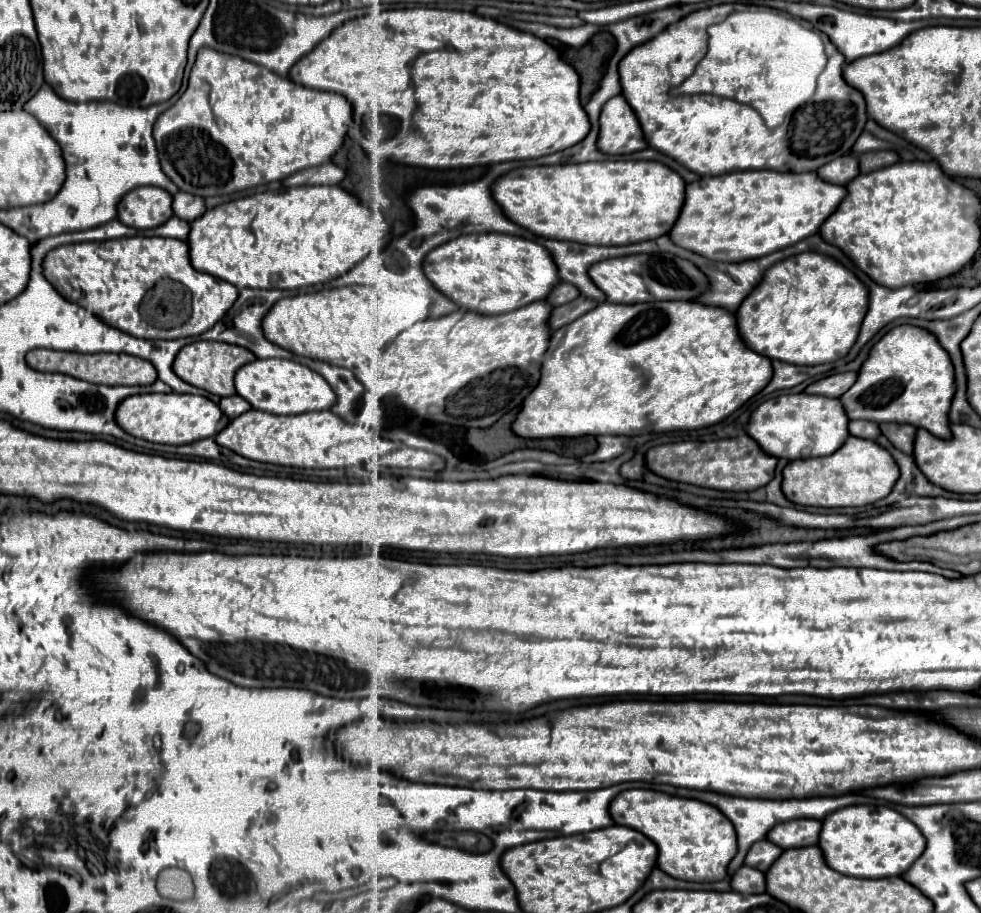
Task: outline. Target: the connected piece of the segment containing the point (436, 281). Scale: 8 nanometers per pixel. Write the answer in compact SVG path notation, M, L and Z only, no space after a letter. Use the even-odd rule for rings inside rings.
M469 234L449 240L427 254L423 274L455 304L479 314L505 314L535 300L545 300L559 284L557 264L549 250L511 234Z

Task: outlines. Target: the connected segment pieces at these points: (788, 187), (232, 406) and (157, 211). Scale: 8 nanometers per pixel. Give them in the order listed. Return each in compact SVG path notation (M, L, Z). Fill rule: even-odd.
M745 170L723 176L705 176L697 182L687 184L685 204L669 236L675 244L693 250L709 260L721 262L743 262L749 258L761 258L765 254L783 250L797 244L799 240L819 232L821 224L837 210L845 198L845 186L833 186L815 172L775 172L775 170Z
M229 396L229 398L221 398L219 408L223 410L223 414L227 414L233 420L233 418L245 414L247 410L251 410L251 404L241 396Z
M139 186L123 198L117 212L117 218L131 228L157 228L173 216L173 196L157 186Z

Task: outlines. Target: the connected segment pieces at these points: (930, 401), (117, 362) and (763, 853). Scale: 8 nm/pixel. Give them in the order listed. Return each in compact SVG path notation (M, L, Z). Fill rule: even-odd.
M895 326L869 352L857 382L841 396L851 420L899 422L927 428L937 438L951 438L949 402L955 394L955 370L937 336L919 326Z
M31 350L27 364L39 372L59 372L79 380L107 386L145 386L157 380L157 370L151 362L129 356L129 354L77 354L77 352L55 352L55 350Z
M761 840L761 842L755 842L751 848L749 848L749 852L747 852L747 856L745 856L745 864L747 866L753 866L753 868L757 868L757 870L761 870L761 872L767 872L769 870L769 866L781 856L781 848L779 846L775 846L773 842L769 842L769 840Z

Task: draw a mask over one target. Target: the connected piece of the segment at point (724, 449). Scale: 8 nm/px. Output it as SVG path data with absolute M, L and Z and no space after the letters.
M743 434L743 436L727 438L727 440L671 442L671 444L653 446L645 454L645 462L649 470L653 470L655 474L667 480L687 482L687 484L695 484L703 488L725 490L725 492L743 492L743 490L749 492L773 480L779 460L763 452L763 448L751 436Z

